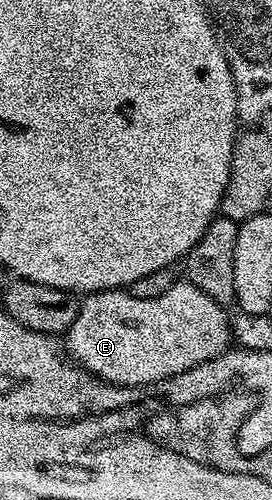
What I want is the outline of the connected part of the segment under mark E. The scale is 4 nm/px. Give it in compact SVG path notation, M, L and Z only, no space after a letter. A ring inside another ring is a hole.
M186 281L175 282L169 289L165 289L165 293L161 293L161 297L145 297L144 299L141 297L133 297L123 289L97 291L88 294L86 298L80 302L77 321L73 321L73 325L65 333L65 351L74 362L78 363L79 366L83 368L83 370L90 371L95 378L103 379L106 383L113 384L114 387L150 388L152 385L165 381L177 373L185 373L205 361L213 361L213 357L222 355L224 351L232 346L231 319L229 315L226 315L223 311L226 311L224 304L213 301L213 297L205 297L205 293L201 293L201 289L197 289L193 284Z

